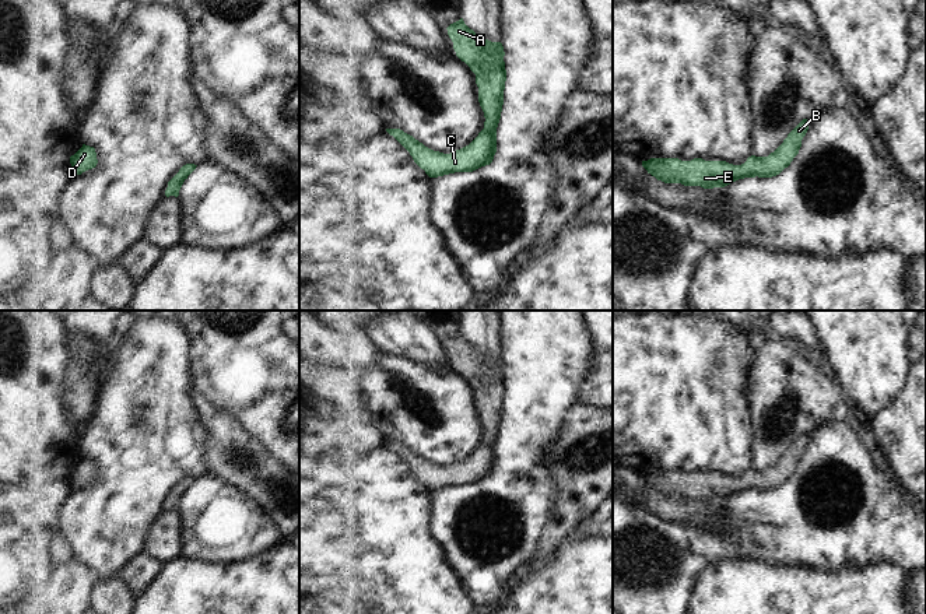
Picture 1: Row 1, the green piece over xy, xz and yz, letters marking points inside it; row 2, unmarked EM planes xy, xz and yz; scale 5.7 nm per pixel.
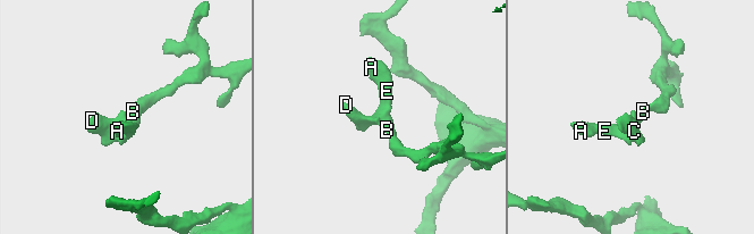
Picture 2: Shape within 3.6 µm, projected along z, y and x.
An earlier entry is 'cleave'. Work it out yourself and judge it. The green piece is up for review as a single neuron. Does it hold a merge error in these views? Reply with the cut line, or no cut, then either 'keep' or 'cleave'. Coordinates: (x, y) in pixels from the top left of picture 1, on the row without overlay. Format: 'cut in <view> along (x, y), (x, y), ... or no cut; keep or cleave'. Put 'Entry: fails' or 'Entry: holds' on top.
Entry: fails
no cut; keep

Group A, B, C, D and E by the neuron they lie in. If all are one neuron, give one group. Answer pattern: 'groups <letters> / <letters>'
groups A B C D E

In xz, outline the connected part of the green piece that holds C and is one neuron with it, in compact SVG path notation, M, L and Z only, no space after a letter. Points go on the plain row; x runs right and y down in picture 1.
M463 331L446 343L456 369L476 387L478 415L485 435L484 442L469 459L450 467L434 464L400 442L386 442L429 491L473 485L492 476L497 466L497 441L501 432L506 394L505 365L501 355L481 352L464 337Z

